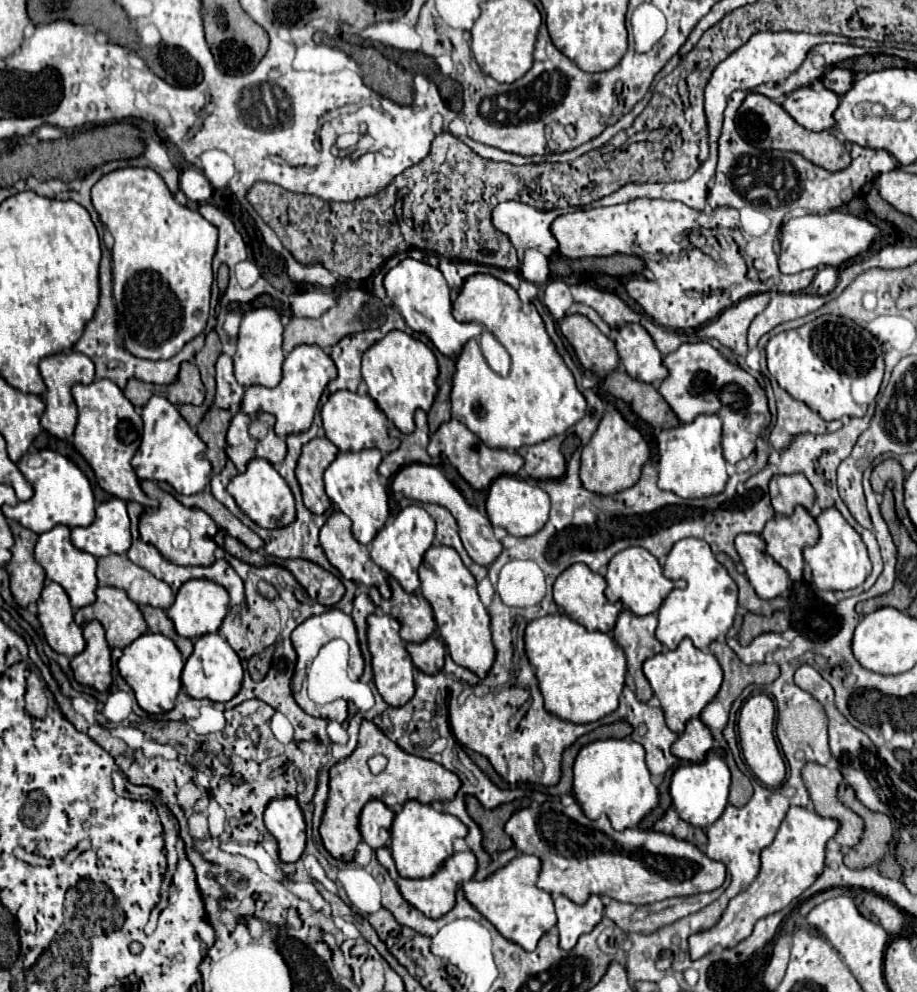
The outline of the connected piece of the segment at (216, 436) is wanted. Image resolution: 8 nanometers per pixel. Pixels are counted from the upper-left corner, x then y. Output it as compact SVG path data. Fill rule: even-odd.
M213 405L207 411L207 415L203 417L203 421L199 423L199 431L197 433L207 445L207 459L211 461L215 473L219 473L225 467L225 461L227 461L225 435L227 435L231 417L233 415L227 409L221 409L221 407Z

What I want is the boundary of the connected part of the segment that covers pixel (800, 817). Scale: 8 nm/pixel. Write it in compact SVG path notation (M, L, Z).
M791 807L769 847L761 851L761 871L747 891L733 897L723 913L721 921L703 933L695 933L689 937L689 953L691 959L699 959L707 955L713 947L735 947L739 941L747 939L755 927L755 923L771 913L781 911L793 899L797 899L815 879L823 873L825 867L825 849L827 841L835 837L839 831L839 821L821 817L815 811L807 811L805 807Z

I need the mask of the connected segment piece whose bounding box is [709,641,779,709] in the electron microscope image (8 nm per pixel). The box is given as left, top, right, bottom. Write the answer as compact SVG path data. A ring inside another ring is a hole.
M713 641L709 645L709 651L717 657L721 669L723 669L723 685L715 697L715 701L723 703L725 709L731 707L731 703L741 695L741 691L751 683L771 683L779 677L779 667L775 663L755 663L745 665L727 645L725 641Z

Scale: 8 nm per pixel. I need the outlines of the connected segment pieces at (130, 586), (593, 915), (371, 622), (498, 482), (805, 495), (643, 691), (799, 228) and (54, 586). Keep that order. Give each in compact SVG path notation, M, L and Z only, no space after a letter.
M107 555L99 557L97 579L101 587L117 587L127 591L129 599L137 605L151 605L169 609L175 601L175 593L167 583L155 579L149 571L131 563L127 555Z
M553 895L555 913L557 913L557 929L559 929L559 945L569 951L575 947L577 939L585 933L591 933L593 927L603 919L603 901L597 895L591 895L587 903L577 905L569 901L565 895Z
M371 615L367 619L367 625L369 625L367 641L369 641L371 657L373 657L373 681L375 681L375 687L391 707L401 707L413 697L415 683L413 683L411 657L409 657L409 653L405 649L405 641L399 637L399 623L397 623L397 619L393 619L389 615Z
M503 475L495 479L495 483L489 489L486 512L493 527L503 527L507 533L515 537L535 535L537 531L543 529L543 525L549 519L549 495L541 487L531 485L531 481Z
M801 473L773 475L769 481L769 495L777 515L791 515L797 505L811 511L815 501L815 491L807 477Z
M623 609L617 617L617 623L613 627L613 639L623 649L627 657L627 671L635 681L635 695L639 701L647 703L653 695L653 689L643 675L643 661L663 651L663 645L655 637L657 629L657 615L645 615L637 617L629 609Z
M830 211L824 215L810 214L793 217L785 223L781 233L779 269L781 273L799 273L823 265L839 267L841 263L869 251L871 243L881 239L881 229L863 217L855 217L845 211Z
M47 583L37 601L39 621L49 647L61 655L75 657L85 649L81 627L73 621L69 597L59 583Z

